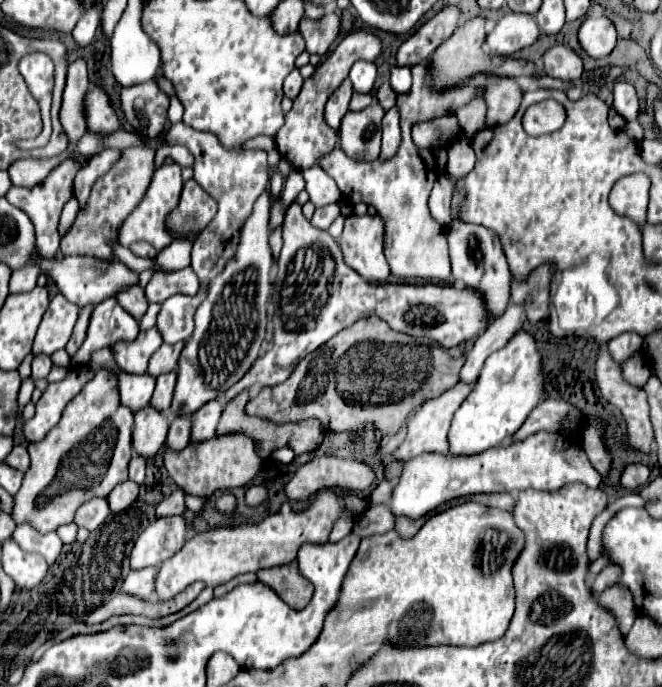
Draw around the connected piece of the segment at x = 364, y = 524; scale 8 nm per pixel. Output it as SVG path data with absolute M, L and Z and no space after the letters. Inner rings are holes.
M372 506L368 508L354 524L354 534L360 538L374 536L374 534L384 534L394 528L394 516L388 506Z

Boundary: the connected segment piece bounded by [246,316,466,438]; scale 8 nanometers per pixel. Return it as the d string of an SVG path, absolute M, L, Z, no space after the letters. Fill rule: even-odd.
M370 316L344 328L340 334L322 344L316 352L300 360L292 376L284 384L274 388L262 388L254 398L248 400L246 414L264 418L274 424L290 424L314 418L322 424L322 428L350 434L358 434L360 430L364 430L366 424L372 424L376 426L376 432L386 438L398 434L404 420L412 412L416 412L426 400L432 400L452 388L458 382L458 372L464 362L466 356L452 358L444 348L426 348L418 338L394 332L384 320Z

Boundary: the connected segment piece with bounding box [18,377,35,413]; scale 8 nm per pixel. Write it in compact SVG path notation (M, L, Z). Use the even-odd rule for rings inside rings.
M31 377L22 382L18 394L19 413L21 413L24 406L26 406L26 404L28 404L28 402L31 401L34 388L35 388L34 381L32 380Z

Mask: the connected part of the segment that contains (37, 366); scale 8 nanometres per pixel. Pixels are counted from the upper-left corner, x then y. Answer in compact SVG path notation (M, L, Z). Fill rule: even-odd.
M36 354L32 360L32 376L36 378L46 378L52 368L52 360L46 354Z

